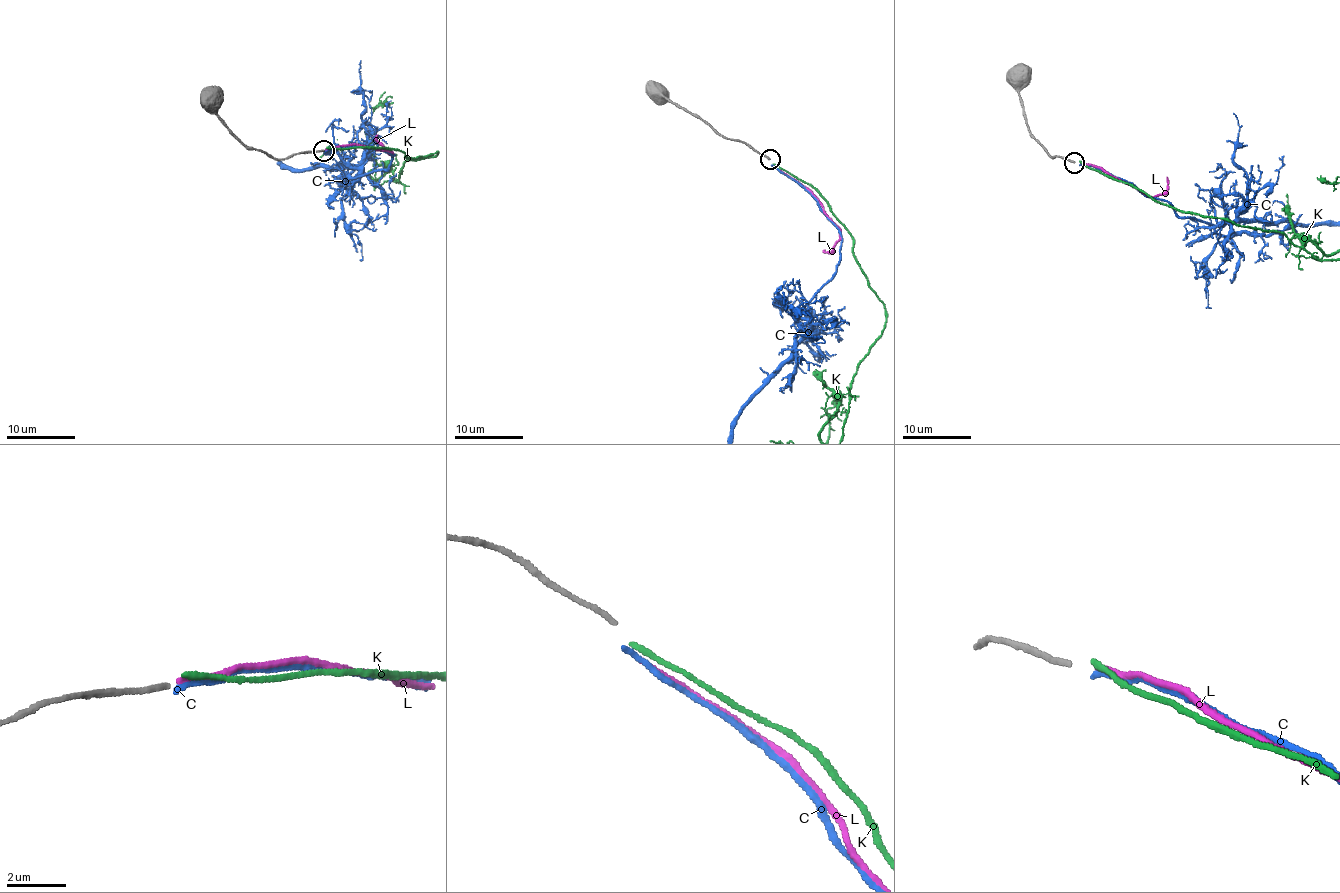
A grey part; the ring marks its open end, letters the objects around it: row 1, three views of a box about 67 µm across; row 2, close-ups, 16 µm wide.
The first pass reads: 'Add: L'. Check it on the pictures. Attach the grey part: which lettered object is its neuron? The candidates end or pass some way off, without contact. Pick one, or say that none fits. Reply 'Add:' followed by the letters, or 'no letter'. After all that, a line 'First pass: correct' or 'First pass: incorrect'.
Add: L
First pass: correct

